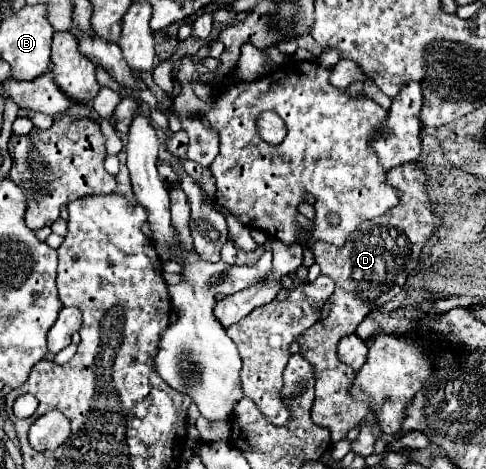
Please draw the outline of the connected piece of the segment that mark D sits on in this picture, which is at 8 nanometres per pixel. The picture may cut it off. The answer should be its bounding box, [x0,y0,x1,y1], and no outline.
[300,162,442,440]

